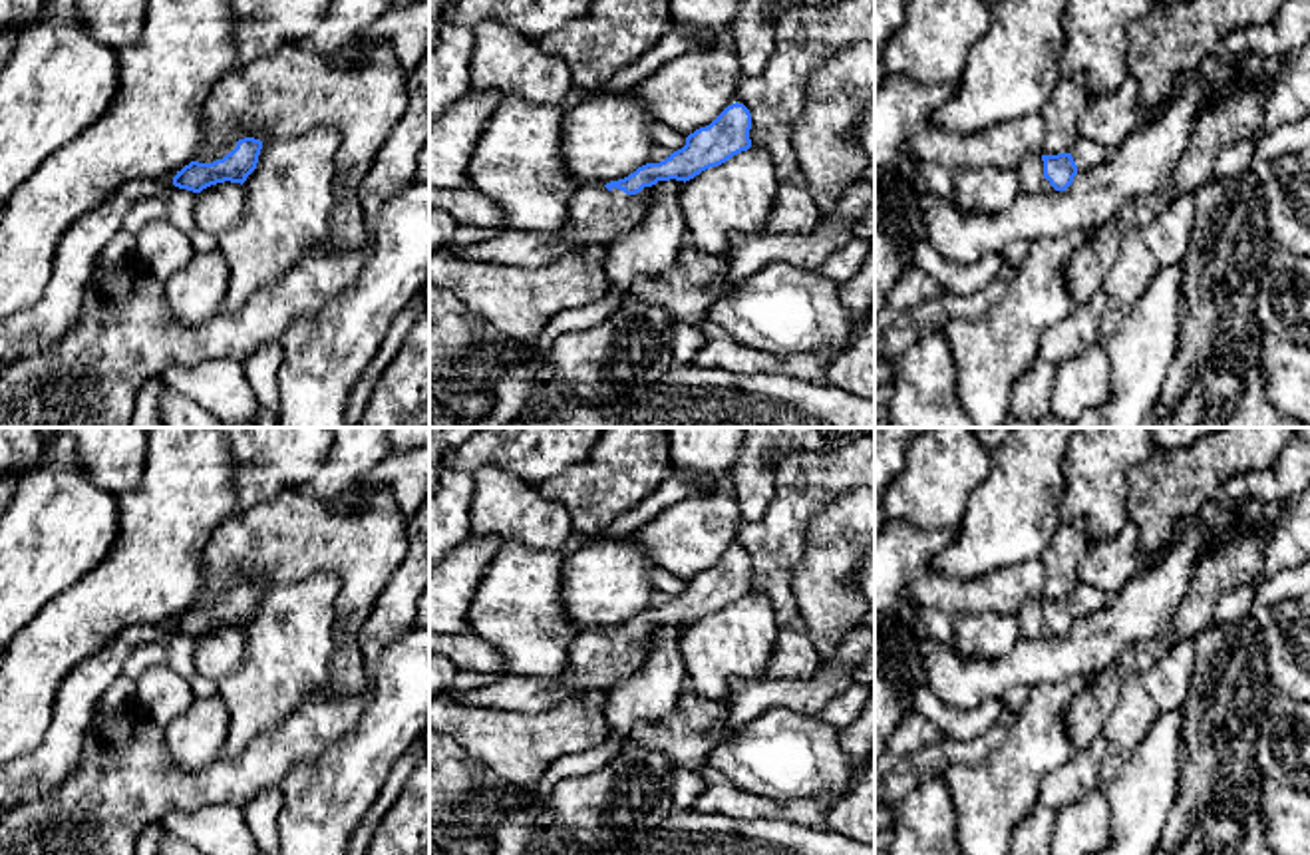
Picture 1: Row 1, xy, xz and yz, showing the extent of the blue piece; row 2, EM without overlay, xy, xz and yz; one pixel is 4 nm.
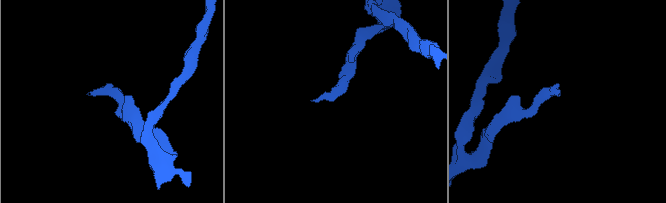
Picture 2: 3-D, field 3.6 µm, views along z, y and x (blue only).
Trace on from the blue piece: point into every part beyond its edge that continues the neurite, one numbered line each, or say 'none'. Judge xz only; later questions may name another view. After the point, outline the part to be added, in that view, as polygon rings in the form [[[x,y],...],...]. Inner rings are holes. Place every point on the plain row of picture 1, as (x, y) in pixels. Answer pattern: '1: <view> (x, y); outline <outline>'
1: xz (597, 661); outline [[[604,630],[580,632],[573,642],[567,666],[557,676],[499,674],[489,686],[453,694],[465,708],[499,708],[519,714],[541,714],[576,692],[608,692],[644,664],[652,632],[636,640]]]

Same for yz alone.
1: yz (1086, 599); outline [[[1079,583],[1071,593],[1071,602],[1077,610],[1077,618],[1101,612],[1111,604],[1111,597],[1091,585]]]

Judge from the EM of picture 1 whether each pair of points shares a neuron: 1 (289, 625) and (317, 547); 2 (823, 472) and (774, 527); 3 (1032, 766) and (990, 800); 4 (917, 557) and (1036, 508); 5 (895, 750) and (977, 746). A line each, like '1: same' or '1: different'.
1: different
2: same
3: same
4: different
5: different

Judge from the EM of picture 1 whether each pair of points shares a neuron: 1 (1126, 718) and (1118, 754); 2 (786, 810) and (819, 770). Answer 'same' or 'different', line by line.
1: same
2: different

